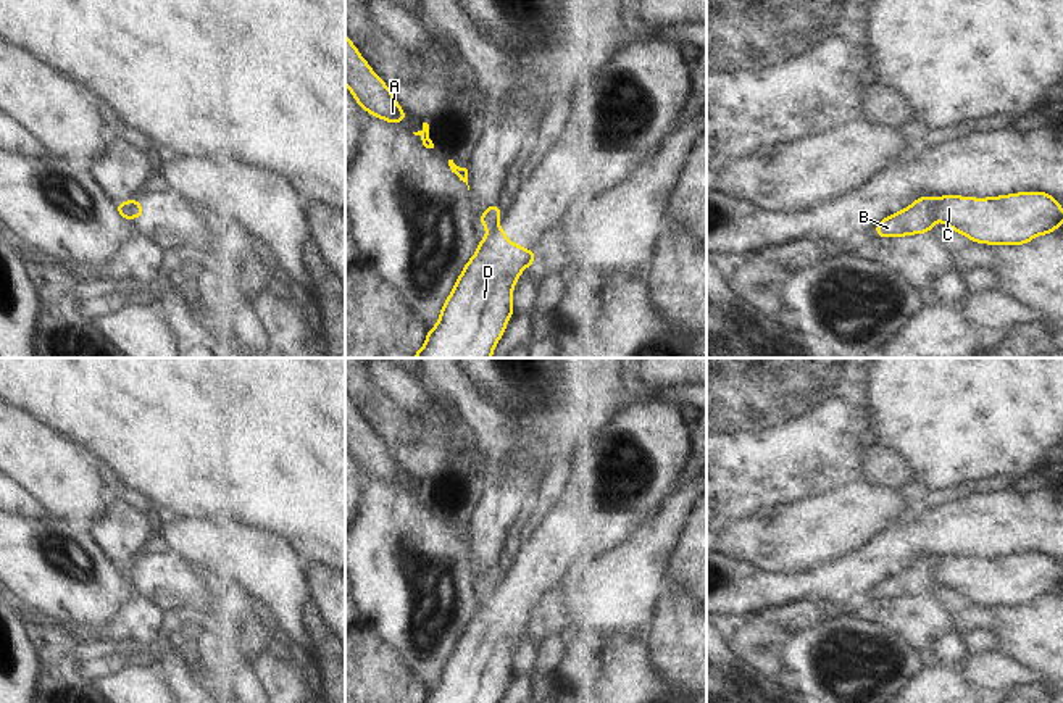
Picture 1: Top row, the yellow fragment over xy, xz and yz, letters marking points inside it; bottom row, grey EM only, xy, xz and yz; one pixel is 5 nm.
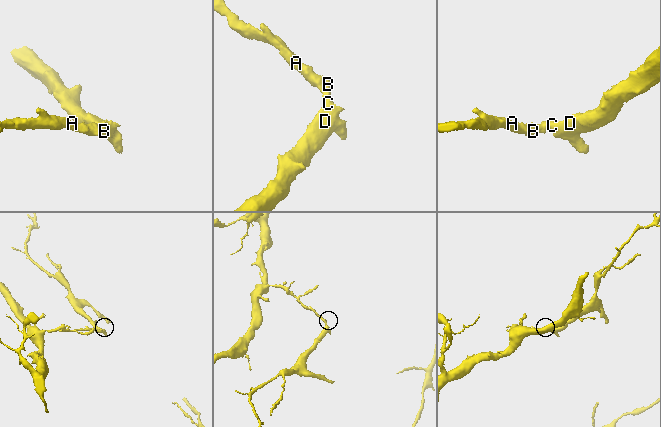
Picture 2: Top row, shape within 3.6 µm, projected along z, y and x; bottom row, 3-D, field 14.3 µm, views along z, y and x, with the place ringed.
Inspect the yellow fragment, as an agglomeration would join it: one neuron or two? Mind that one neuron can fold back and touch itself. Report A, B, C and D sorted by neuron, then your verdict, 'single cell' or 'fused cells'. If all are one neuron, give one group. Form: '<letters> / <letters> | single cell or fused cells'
A B / C D | fused cells

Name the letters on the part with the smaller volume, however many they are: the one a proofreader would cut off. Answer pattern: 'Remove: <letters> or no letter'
Remove: C, D

